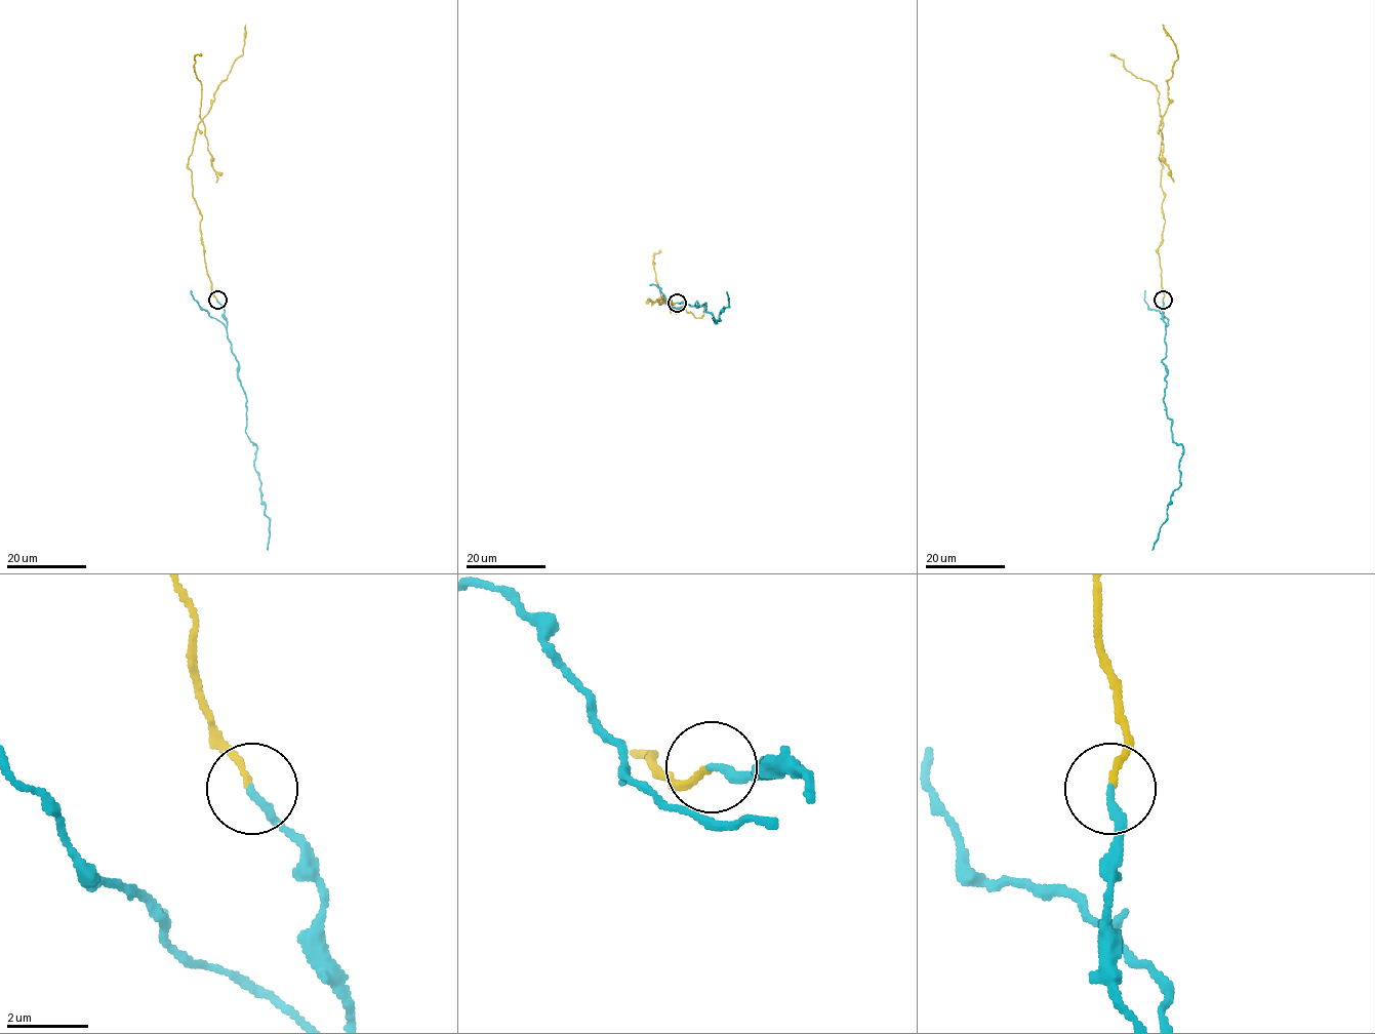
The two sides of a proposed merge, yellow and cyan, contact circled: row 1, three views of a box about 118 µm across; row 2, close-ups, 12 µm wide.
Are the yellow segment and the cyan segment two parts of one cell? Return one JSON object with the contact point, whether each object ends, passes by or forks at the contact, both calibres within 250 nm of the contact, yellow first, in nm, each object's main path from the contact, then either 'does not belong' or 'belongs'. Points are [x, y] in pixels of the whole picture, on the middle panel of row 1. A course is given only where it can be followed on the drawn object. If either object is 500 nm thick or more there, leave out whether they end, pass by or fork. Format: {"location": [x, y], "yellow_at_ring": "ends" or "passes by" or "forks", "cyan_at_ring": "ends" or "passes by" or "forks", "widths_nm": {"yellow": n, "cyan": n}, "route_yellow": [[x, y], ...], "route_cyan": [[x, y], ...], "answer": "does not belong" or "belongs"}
{"location": [677, 303], "yellow_at_ring": "ends", "cyan_at_ring": "ends", "widths_nm": {"yellow": 150, "cyan": 190}, "route_yellow": [[676, 302], [647, 300], [683, 307], [696, 318], [703, 315], [704, 302]], "route_cyan": [[677, 302], [705, 303], [716, 323], [728, 306], [726, 291]], "answer": "belongs"}

